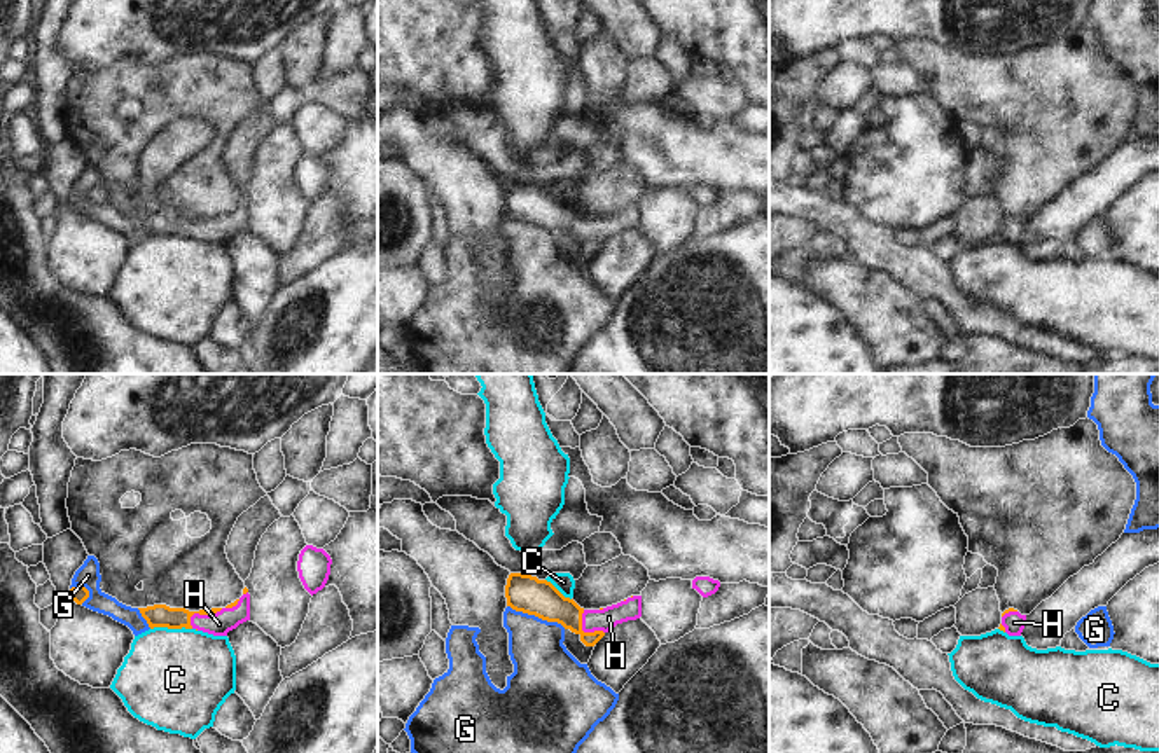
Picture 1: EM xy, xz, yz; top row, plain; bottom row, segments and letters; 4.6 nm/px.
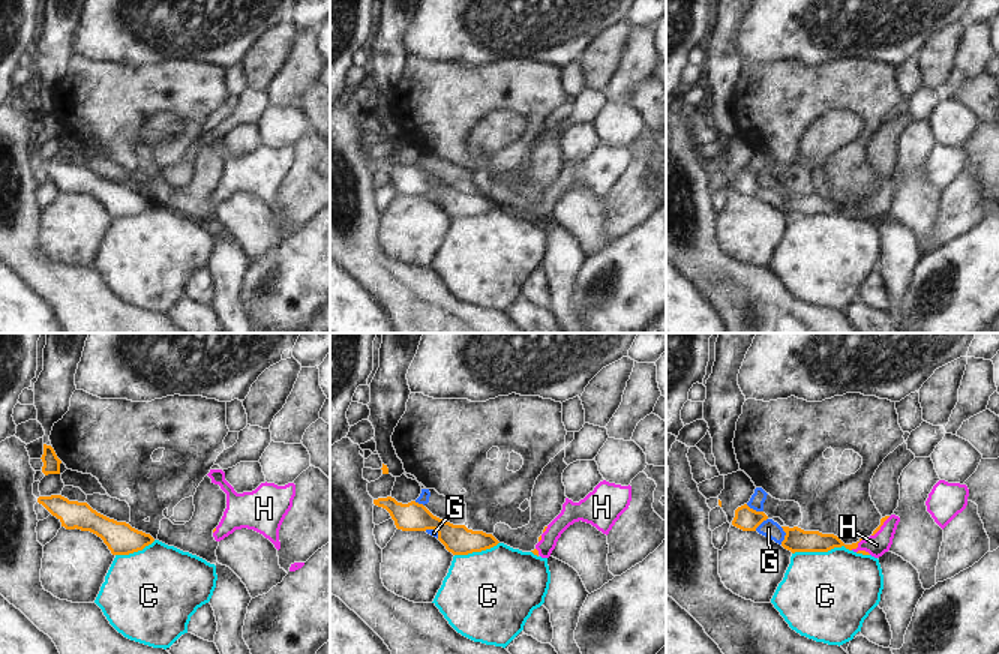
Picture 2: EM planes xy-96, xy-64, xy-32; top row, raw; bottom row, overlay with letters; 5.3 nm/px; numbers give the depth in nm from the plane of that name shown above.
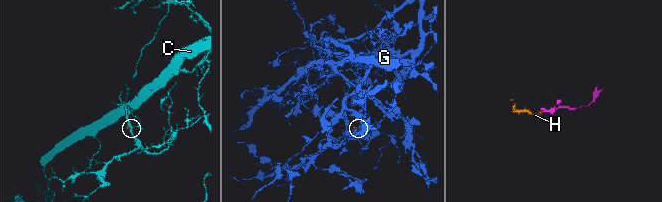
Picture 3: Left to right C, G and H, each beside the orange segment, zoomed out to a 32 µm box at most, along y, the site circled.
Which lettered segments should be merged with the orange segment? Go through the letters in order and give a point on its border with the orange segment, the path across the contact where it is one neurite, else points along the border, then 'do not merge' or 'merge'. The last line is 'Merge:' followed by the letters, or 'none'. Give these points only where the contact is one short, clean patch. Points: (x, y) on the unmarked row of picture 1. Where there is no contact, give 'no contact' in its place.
C: xy (170, 236) | do not merge
G: xz (537, 224) | do not merge
H: xy (201, 222) | across xy (159, 224), (201, 222), (219, 233) | merge
Merge: H

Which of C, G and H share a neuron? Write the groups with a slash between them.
C / G / H

